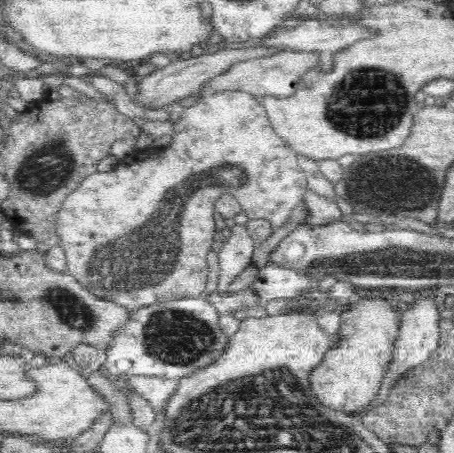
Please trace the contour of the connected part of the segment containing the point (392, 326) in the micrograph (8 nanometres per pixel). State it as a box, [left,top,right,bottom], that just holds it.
[309,298,398,414]

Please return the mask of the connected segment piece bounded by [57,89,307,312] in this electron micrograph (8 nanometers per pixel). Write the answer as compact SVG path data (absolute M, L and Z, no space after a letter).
M232 89L224 90L224 92L199 92L197 95L198 101L196 104L180 109L182 112L176 117L170 145L150 158L136 160L136 162L132 161L132 164L120 164L118 162L113 170L107 172L96 171L89 174L66 196L66 200L63 200L62 208L58 211L57 234L61 239L59 244L65 250L68 263L67 273L71 274L80 286L89 290L95 296L120 304L130 312L150 307L154 304L170 302L170 300L198 297L206 290L206 282L208 282L206 255L212 245L212 240L215 238L215 224L214 220L212 220L215 208L214 202L222 192L227 191L228 194L236 198L241 204L241 210L250 219L265 218L266 220L271 220L274 227L279 227L288 220L290 213L301 203L306 192L306 177L300 165L298 165L298 161L296 161L297 152L272 132L272 124L270 124L268 116L266 116L266 109L252 94Z

